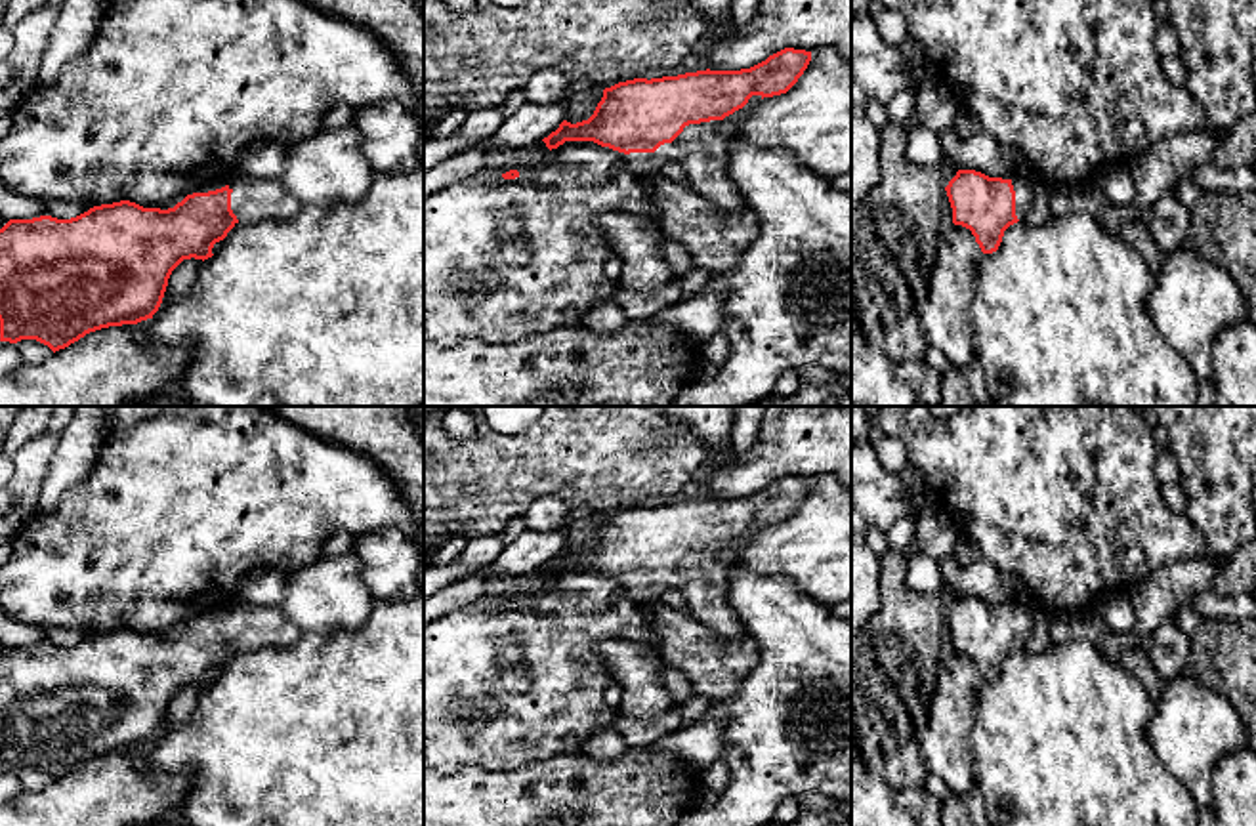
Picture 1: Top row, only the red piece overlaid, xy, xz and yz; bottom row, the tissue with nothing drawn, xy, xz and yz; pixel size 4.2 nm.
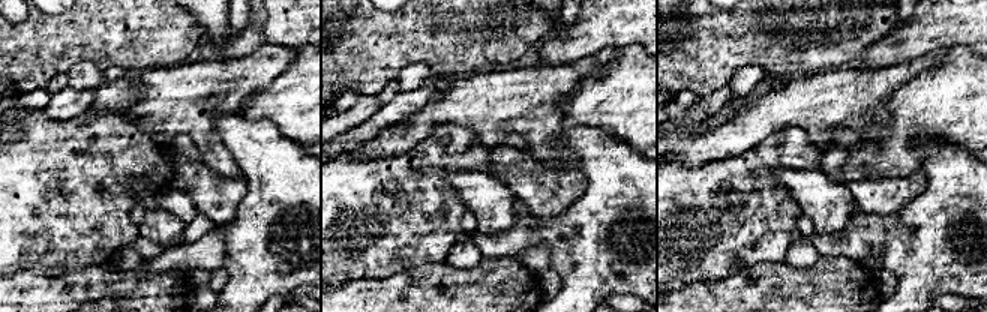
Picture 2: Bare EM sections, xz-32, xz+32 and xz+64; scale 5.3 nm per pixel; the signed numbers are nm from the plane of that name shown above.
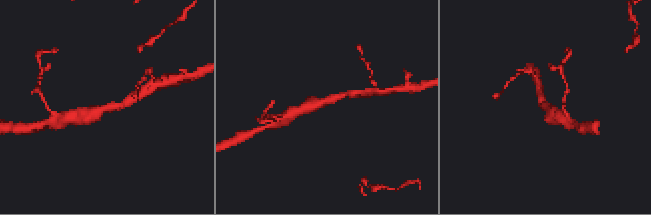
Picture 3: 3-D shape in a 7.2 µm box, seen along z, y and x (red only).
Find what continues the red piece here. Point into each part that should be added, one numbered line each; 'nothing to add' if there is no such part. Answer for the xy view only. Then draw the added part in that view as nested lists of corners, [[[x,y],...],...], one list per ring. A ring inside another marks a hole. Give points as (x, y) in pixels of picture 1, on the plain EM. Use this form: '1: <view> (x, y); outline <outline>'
1: xy (252, 626); outline [[[235,605],[231,637],[239,649],[288,647],[304,631],[292,624],[281,607]]]

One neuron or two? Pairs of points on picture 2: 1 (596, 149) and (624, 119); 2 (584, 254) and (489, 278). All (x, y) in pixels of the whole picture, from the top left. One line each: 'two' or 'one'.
1: two
2: two

